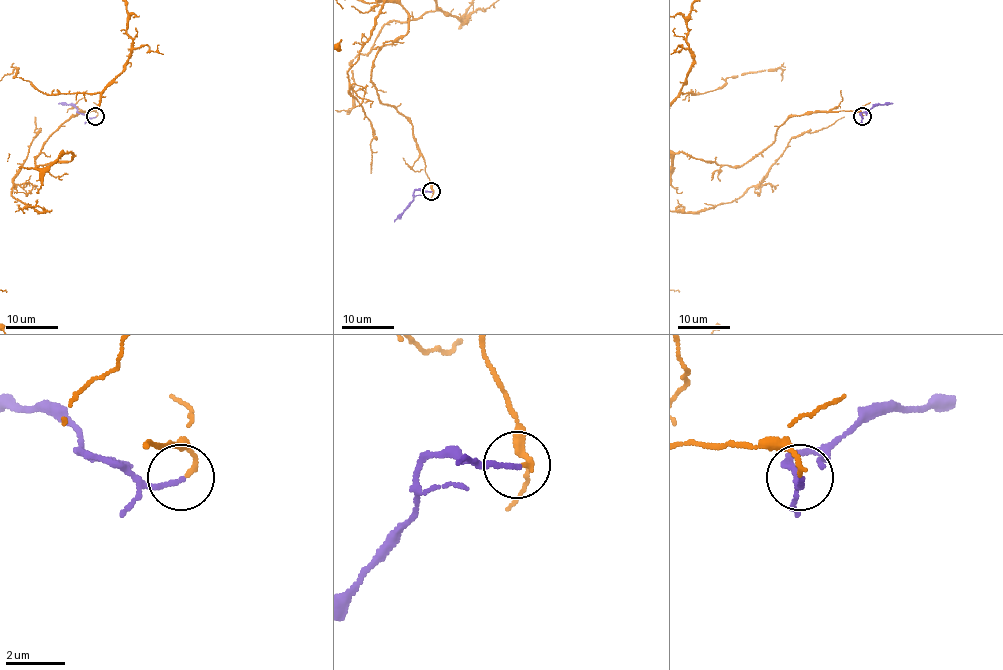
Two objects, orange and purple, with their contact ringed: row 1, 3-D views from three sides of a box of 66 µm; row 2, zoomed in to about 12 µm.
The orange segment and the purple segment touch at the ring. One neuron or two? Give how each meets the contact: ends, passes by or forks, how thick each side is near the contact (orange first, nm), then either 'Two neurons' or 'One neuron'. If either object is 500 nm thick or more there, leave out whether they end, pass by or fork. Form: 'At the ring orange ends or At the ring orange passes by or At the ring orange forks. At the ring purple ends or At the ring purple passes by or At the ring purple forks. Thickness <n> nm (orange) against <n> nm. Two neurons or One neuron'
At the ring orange ends. At the ring purple ends. Thickness 150 nm (orange) against 170 nm. Two neurons

